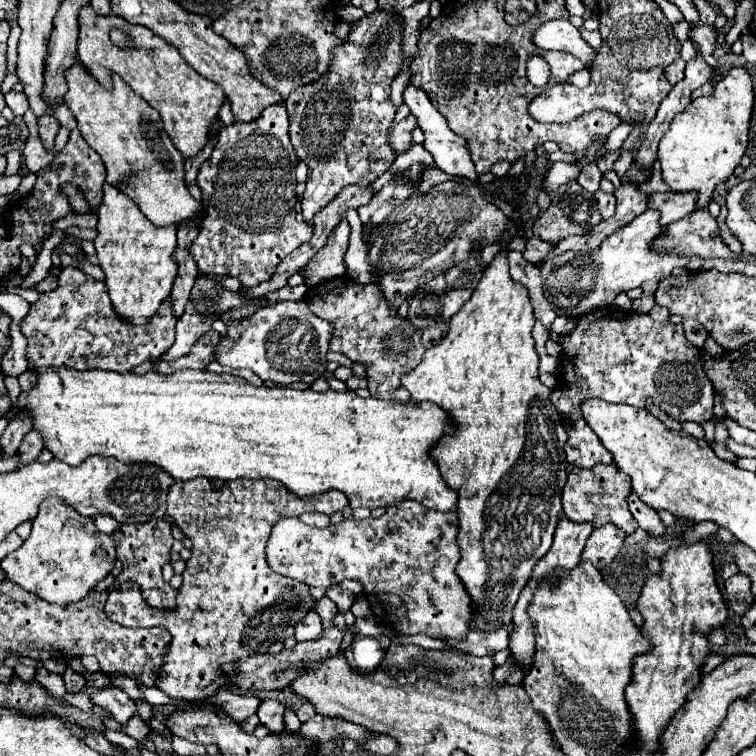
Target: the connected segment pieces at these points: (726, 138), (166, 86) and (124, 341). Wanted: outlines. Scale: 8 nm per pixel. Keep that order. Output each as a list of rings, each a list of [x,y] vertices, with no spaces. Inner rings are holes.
[[[732,67],[726,77],[716,83],[714,95],[692,101],[682,115],[674,117],[670,129],[662,137],[658,145],[662,179],[674,193],[698,193],[696,211],[708,207],[716,185],[724,183],[740,165],[748,145],[752,101],[750,73],[744,67]]]
[[[90,3],[80,9],[78,25],[80,25],[78,57],[82,59],[86,69],[104,87],[110,87],[110,73],[118,73],[140,97],[144,97],[154,109],[160,111],[164,129],[170,135],[176,149],[184,157],[198,155],[202,147],[208,143],[210,123],[218,119],[218,109],[226,99],[222,87],[196,73],[182,59],[182,55],[174,51],[174,45],[166,43],[146,27],[132,25],[120,19],[118,15],[106,15],[106,17],[98,15]],[[112,29],[122,29],[132,39],[134,45],[116,47],[110,41]]]
[[[74,267],[62,269],[62,273],[58,275],[58,287],[50,293],[40,293],[40,299],[30,305],[28,315],[20,323],[22,335],[28,339],[26,359],[30,369],[70,367],[70,369],[106,369],[106,371],[118,371],[118,373],[132,371],[136,365],[144,361],[156,361],[164,351],[168,351],[176,335],[174,325],[176,325],[176,315],[172,311],[170,297],[162,301],[160,309],[156,311],[156,315],[150,317],[148,323],[144,325],[126,323],[126,319],[118,317],[118,313],[114,311],[106,285]]]

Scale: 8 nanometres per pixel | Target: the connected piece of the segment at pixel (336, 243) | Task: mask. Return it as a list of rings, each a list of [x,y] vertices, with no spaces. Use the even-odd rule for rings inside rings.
[[[340,219],[340,223],[328,237],[328,243],[302,269],[308,287],[324,283],[326,279],[342,277],[346,273],[344,253],[348,249],[348,237],[350,237],[350,225],[346,219]]]

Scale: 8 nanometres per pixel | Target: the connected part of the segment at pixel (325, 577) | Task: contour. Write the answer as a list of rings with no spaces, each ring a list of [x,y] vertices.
[[[402,501],[386,509],[386,513],[378,519],[342,519],[336,525],[328,525],[326,529],[308,527],[298,517],[282,519],[272,529],[266,547],[266,559],[270,567],[286,577],[304,581],[312,587],[330,587],[342,579],[356,579],[364,585],[364,595],[372,603],[372,613],[376,621],[388,629],[392,635],[416,635],[426,633],[434,639],[454,639],[464,641],[470,627],[472,617],[472,599],[468,591],[462,587],[460,577],[456,575],[456,565],[460,561],[458,547],[458,515],[454,511],[440,513],[422,507],[418,501]]]

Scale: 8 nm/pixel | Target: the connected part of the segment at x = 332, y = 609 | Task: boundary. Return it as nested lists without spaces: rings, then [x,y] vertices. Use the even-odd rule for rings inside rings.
[[[324,597],[324,599],[316,601],[316,605],[314,605],[314,611],[316,611],[316,613],[322,617],[322,619],[326,619],[326,621],[332,621],[332,619],[338,615],[336,603],[334,603],[332,599],[328,599],[328,597]]]

